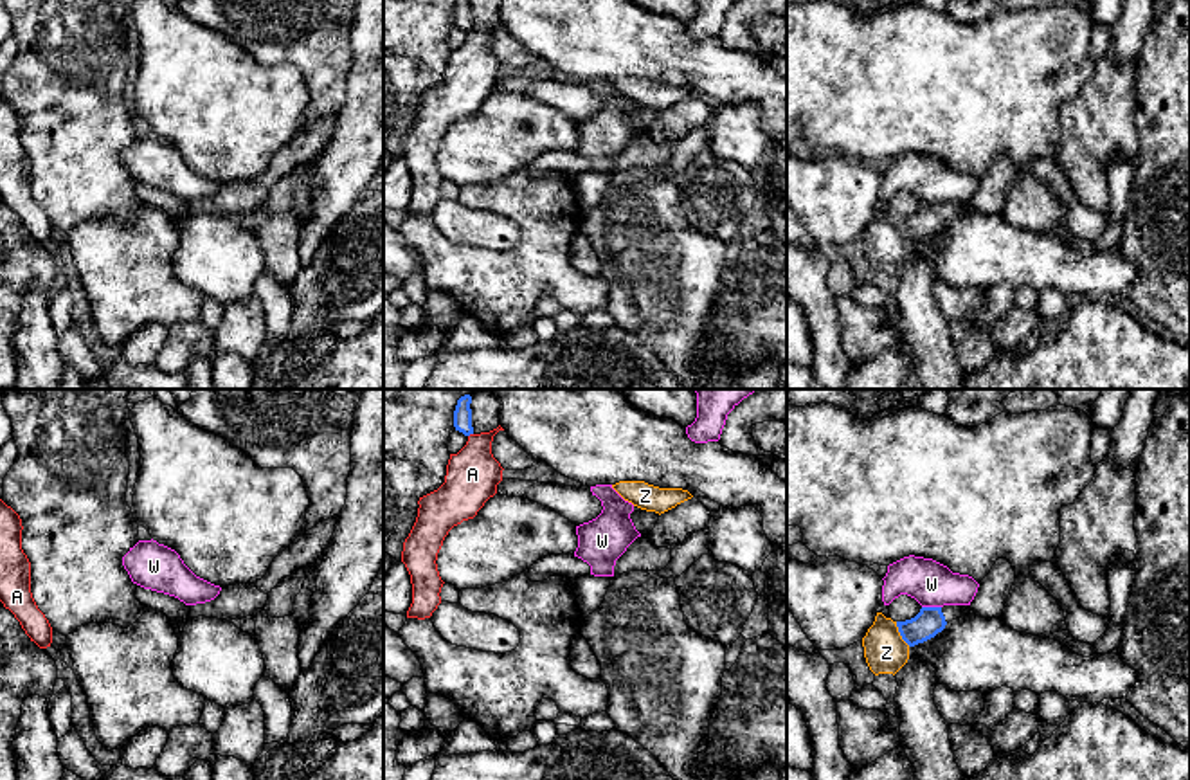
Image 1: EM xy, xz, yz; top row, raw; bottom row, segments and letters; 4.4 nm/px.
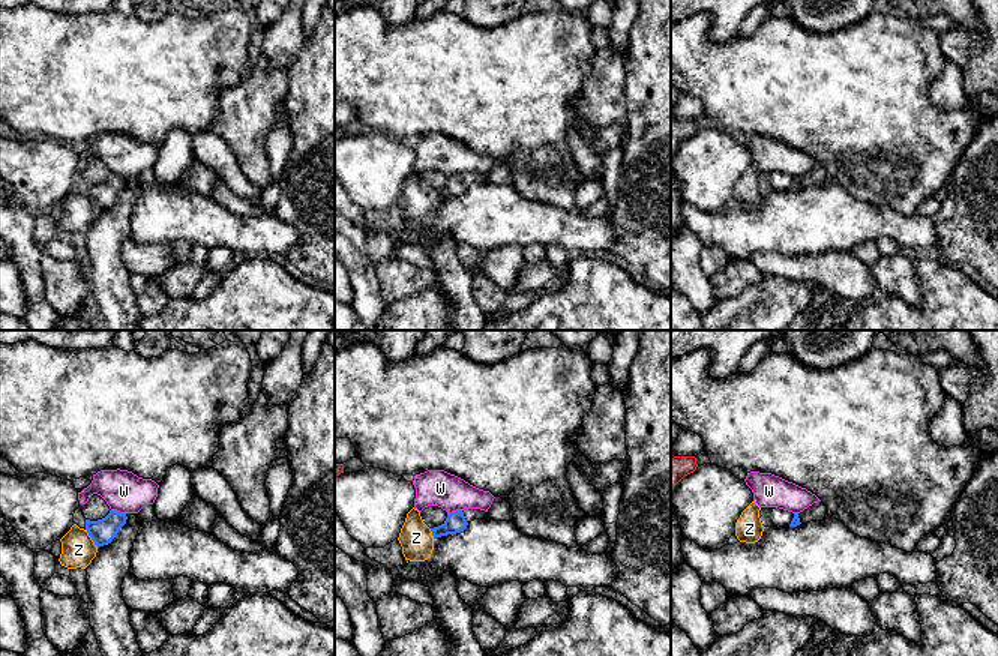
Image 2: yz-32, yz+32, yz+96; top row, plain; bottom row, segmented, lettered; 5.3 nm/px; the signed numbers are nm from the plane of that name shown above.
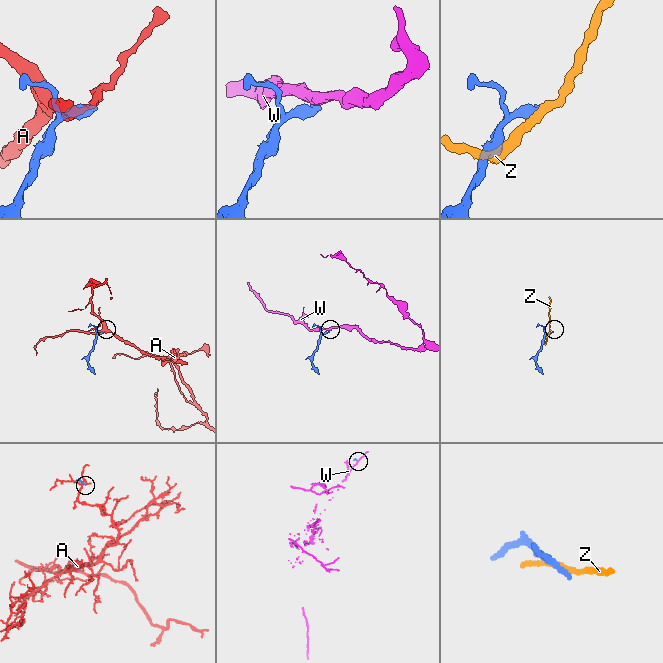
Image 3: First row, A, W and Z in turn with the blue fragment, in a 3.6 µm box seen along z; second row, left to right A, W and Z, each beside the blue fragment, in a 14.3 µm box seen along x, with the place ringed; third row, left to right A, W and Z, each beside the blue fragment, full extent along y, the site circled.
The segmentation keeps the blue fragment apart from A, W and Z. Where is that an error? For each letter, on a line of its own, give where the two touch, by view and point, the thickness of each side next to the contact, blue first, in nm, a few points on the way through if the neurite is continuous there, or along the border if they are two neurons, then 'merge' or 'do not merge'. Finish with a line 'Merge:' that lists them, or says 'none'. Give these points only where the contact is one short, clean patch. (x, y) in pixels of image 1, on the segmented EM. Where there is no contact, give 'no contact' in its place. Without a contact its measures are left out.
A: xz (470, 433) | 80/240 nm | along xz (472, 433), (468, 436) | do not merge
W: yz (931, 607) | 120/200 nm | along yz (922, 606), (940, 607) | do not merge
Z: yz (901, 634) | 120/190 nm | do not merge
Merge: none

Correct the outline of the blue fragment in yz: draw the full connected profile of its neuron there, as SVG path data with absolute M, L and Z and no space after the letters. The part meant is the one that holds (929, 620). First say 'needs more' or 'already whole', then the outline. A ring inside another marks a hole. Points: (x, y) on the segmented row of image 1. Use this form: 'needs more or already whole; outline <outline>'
needs more; outline M960 605L922 607L920 612L906 621L897 621L902 639L915 647L934 638L945 625L961 616Z

